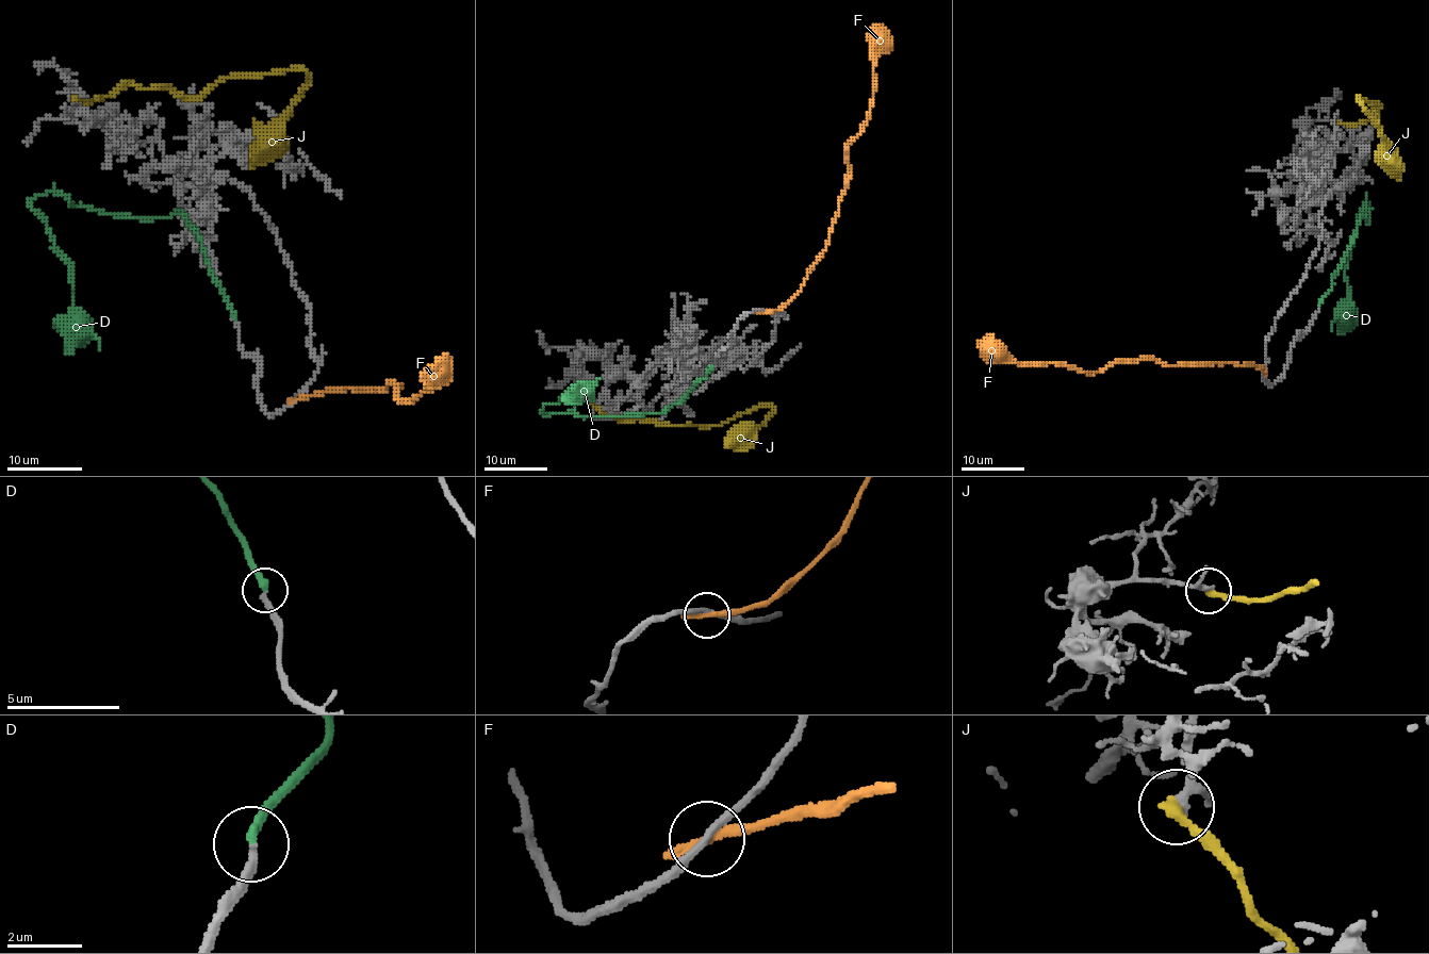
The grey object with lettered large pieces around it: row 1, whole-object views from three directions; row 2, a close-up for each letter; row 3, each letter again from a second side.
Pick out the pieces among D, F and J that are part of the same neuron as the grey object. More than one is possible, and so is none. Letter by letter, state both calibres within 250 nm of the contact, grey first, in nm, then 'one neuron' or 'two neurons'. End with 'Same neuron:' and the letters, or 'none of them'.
D: 240/280 nm | one neuron
F: 200/320 nm | two neurons
J: 190/320 nm | two neurons
Same neuron: D

